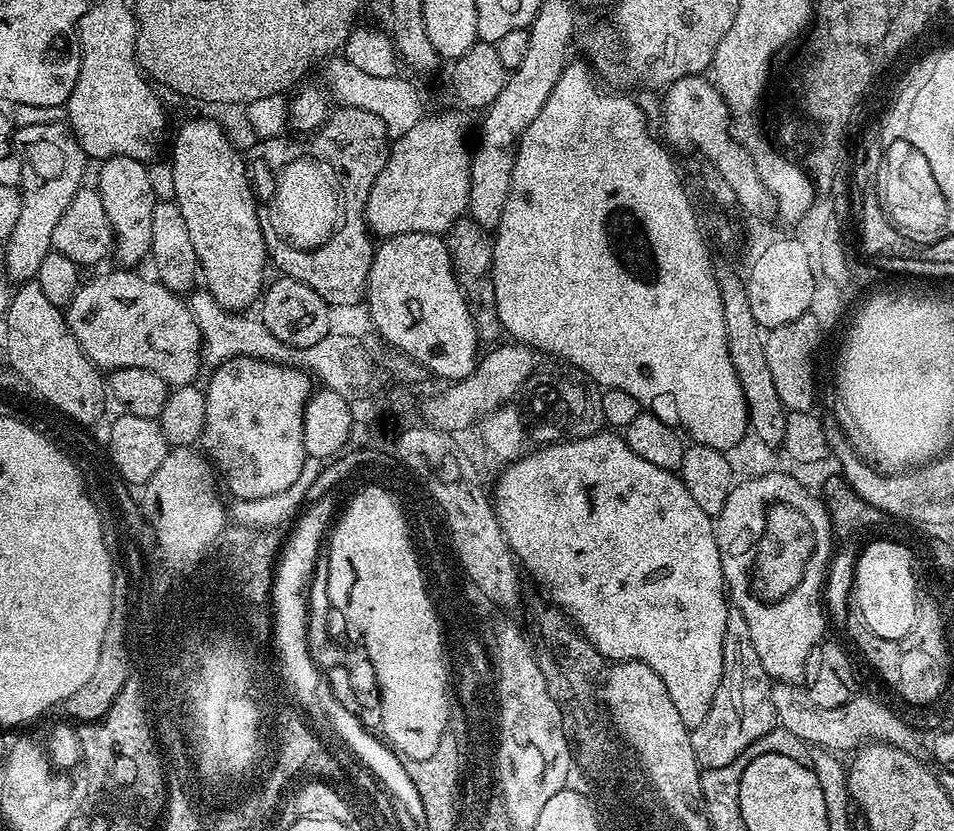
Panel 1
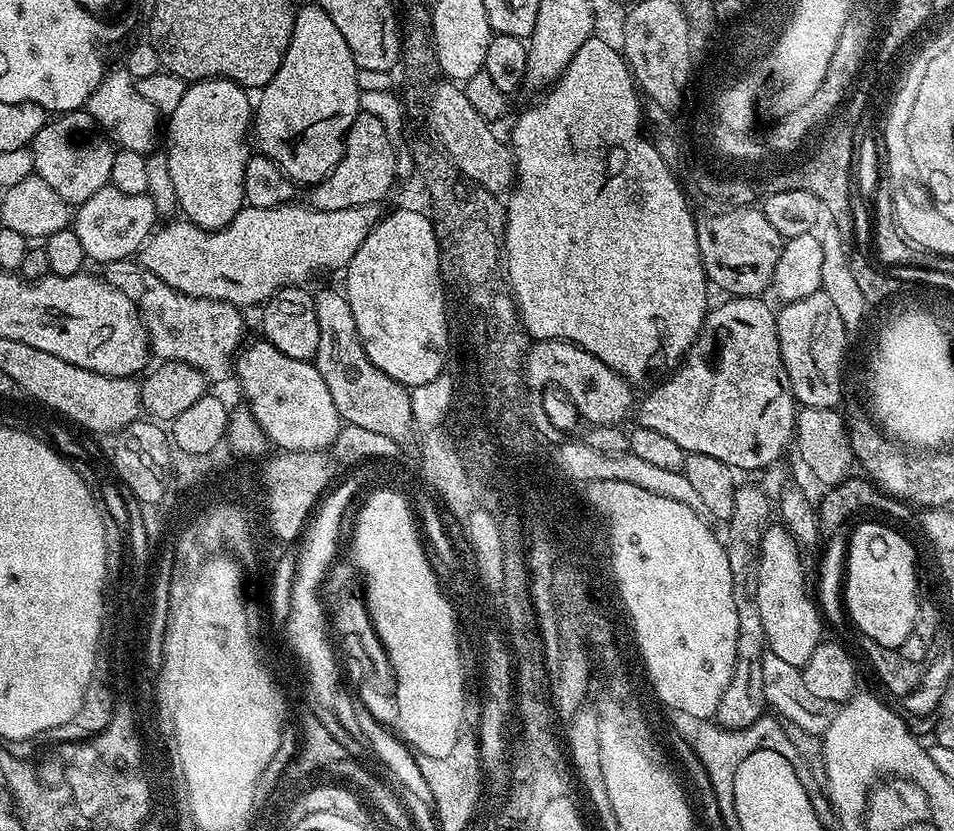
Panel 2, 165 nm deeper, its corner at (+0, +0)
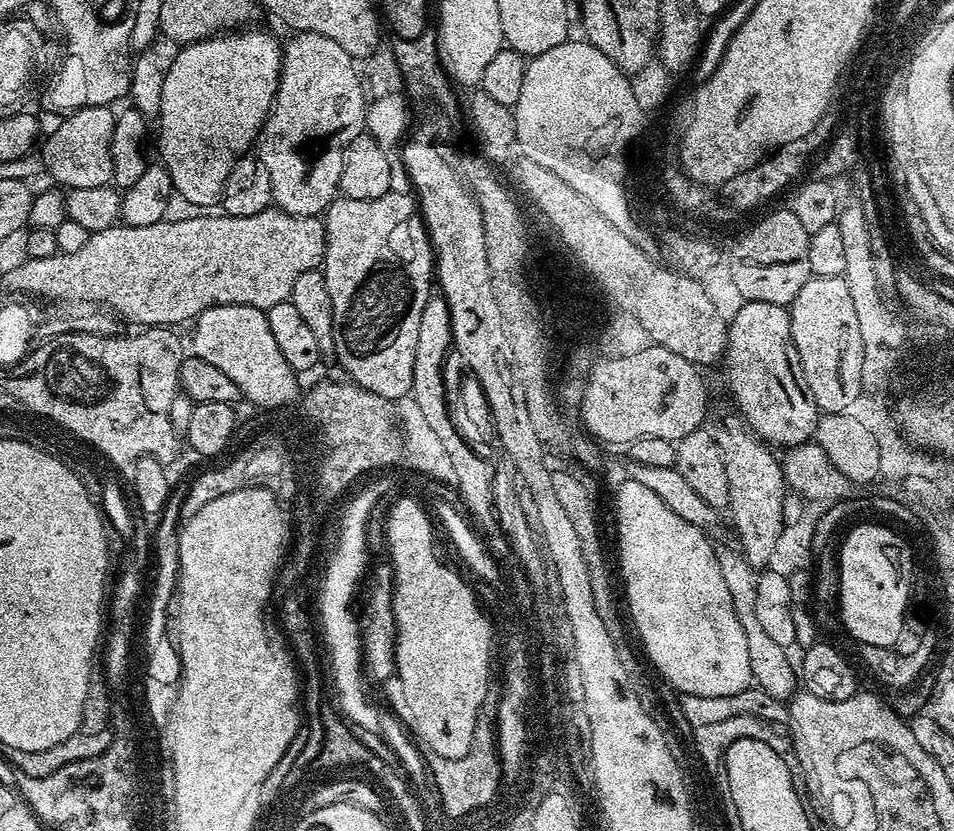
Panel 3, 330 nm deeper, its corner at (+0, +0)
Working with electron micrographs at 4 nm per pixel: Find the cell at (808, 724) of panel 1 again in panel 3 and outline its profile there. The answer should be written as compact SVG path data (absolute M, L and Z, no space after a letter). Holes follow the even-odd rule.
M717 547L716 561L722 570L722 582L726 582L726 590L730 590L732 595L734 614L742 622L742 630L746 634L746 651L750 653L750 670L755 687L766 690L766 694L787 702L798 691L797 669L788 661L789 653L782 646L778 646L778 642L773 642L758 622L758 613L754 610L758 595L757 569L748 565L743 555L735 547L732 548Z

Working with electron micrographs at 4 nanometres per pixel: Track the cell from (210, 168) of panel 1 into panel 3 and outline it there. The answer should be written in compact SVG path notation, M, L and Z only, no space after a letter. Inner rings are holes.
M248 28L245 30L238 30L235 32L228 32L225 34L217 34L211 36L209 40L200 40L196 44L190 44L179 49L177 56L173 59L169 72L165 76L165 81L162 82L162 100L160 113L158 115L158 122L160 122L160 156L164 167L168 169L170 178L172 179L172 186L175 195L181 196L188 204L193 204L193 209L208 210L211 204L219 205L221 197L224 194L224 185L228 180L236 161L241 159L248 152L247 148L253 147L254 141L257 139L257 133L260 131L267 118L271 108L272 100L275 98L276 86L279 83L280 66L281 66L281 51L282 44L279 40L276 41L274 37L268 32L263 32L262 29Z

